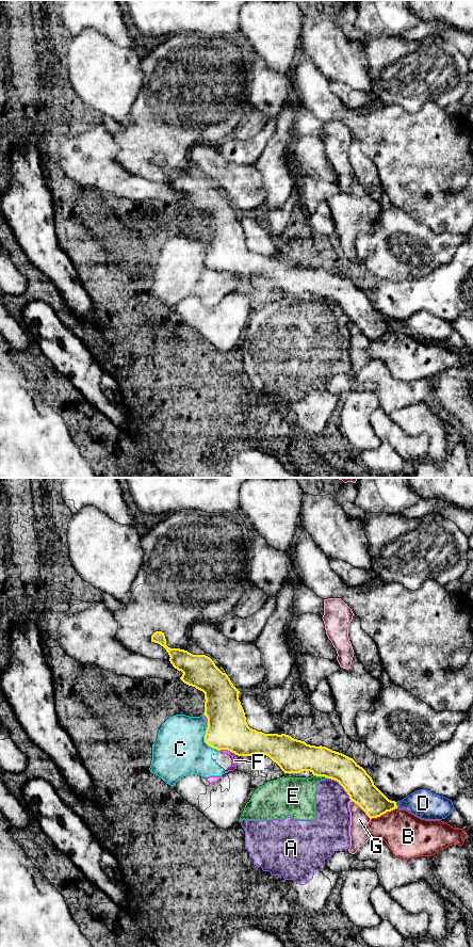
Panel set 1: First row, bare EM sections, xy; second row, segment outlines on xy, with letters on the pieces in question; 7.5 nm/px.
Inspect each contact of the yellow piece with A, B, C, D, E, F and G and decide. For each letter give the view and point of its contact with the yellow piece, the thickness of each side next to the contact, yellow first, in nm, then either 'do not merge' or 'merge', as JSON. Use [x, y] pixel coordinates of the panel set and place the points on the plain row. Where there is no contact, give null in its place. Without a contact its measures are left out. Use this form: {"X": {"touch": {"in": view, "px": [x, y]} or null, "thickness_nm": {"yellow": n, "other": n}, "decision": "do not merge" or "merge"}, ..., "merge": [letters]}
{"A": {"touch": {"in": "xy", "px": [341, 307]}, "thickness_nm": {"yellow": 220, "other": 280}, "decision": "do not merge"}, "B": {"touch": {"in": "xy", "px": [384, 335]}, "thickness_nm": {"yellow": 200, "other": 320}, "decision": "do not merge"}, "C": {"touch": {"in": "xy", "px": [205, 263]}, "thickness_nm": {"yellow": 300, "other": 380}, "decision": "do not merge"}, "D": {"touch": {"in": "xy", "px": [396, 327]}, "thickness_nm": {"yellow": 190, "other": 220}, "decision": "do not merge"}, "E": {"touch": {"in": "xy", "px": [321, 298]}, "thickness_nm": {"yellow": 260, "other": 280}, "decision": "do not merge"}, "F": {"touch": {"in": "xy", "px": [228, 272]}, "thickness_nm": {"yellow": 300, "other": 50}, "decision": "do not merge"}, "G": {"touch": {"in": "xy", "px": [361, 330]}, "thickness_nm": {"yellow": 220, "other": 140}, "decision": "do not merge"}, "merge": []}

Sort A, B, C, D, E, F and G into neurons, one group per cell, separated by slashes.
A E / B / C F / D / G

